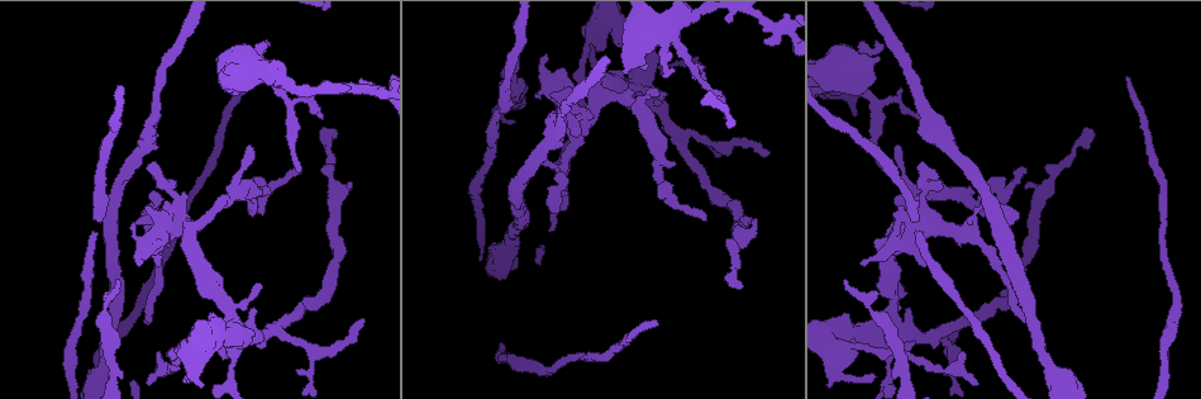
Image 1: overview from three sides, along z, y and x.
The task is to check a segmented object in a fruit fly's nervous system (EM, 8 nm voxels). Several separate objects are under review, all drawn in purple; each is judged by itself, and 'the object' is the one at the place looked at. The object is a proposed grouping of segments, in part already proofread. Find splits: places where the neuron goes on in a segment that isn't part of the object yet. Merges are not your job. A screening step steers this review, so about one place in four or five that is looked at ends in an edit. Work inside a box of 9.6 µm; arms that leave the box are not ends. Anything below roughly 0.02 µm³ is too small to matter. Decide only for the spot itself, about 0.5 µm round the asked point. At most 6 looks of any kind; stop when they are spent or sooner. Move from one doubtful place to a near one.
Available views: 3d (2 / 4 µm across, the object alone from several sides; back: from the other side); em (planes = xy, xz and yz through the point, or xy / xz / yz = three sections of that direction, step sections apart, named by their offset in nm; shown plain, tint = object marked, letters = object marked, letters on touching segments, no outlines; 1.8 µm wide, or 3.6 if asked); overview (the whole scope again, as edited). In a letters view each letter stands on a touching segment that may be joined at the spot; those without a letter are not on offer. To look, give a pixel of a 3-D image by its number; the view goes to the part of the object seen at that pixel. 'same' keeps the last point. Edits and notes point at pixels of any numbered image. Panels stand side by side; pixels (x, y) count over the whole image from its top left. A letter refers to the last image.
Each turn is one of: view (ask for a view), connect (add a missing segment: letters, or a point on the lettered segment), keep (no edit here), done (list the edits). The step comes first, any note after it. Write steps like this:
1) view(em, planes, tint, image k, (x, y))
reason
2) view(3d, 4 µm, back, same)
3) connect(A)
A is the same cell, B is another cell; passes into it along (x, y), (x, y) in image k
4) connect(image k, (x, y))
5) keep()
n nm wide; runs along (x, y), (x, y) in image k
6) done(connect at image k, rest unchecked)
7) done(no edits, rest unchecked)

view(3d, 2 µm, image 1, (550, 231))

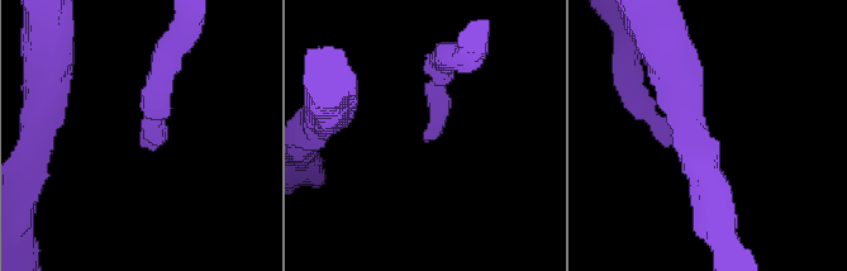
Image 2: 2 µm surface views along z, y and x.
view(em, planes, letters, image 2, (426, 142))

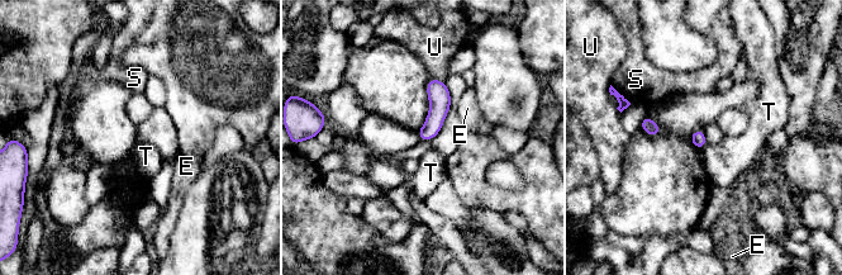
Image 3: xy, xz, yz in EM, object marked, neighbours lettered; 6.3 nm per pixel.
keep()
U touches over 100 nm; E, S, T and U are other cells; no lettered segment goes on from it

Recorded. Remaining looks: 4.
view(em, planes, plain, image 1, (770, 153))
an open end

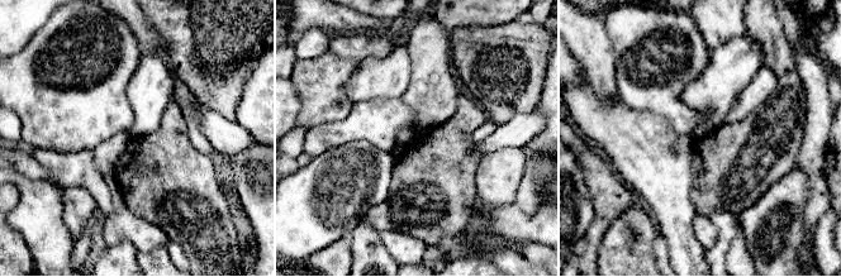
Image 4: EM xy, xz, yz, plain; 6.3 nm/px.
view(em, planes, letters, same)

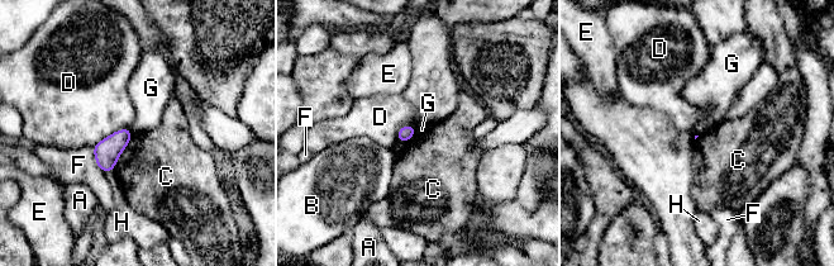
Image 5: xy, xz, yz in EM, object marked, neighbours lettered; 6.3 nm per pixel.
keep()
D touches over 260 nm; A, B, C, D, E, F, G and H are other cells; no lettered segment goes on from it

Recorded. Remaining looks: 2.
view(em, xz, step 8, tint, image 1, (1094, 130))
free end

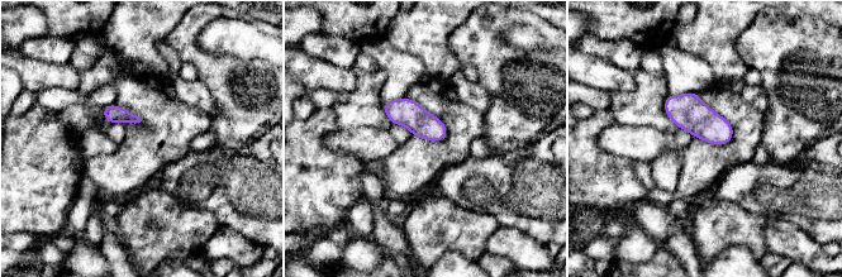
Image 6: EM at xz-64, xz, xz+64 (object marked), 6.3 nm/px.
view(em, planes, letters, same)

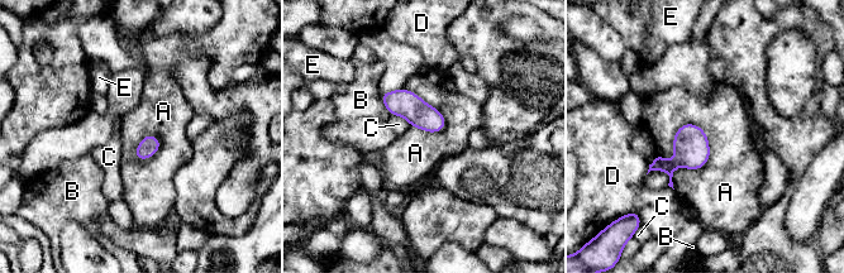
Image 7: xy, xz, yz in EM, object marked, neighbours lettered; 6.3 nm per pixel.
keep()
120 nm wide; A, B, C, D and E are other cells; border along (697, 124), (673, 188) in image 7; no lettered segment goes on from it

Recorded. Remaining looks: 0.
done(no edits, rest unchecked)

